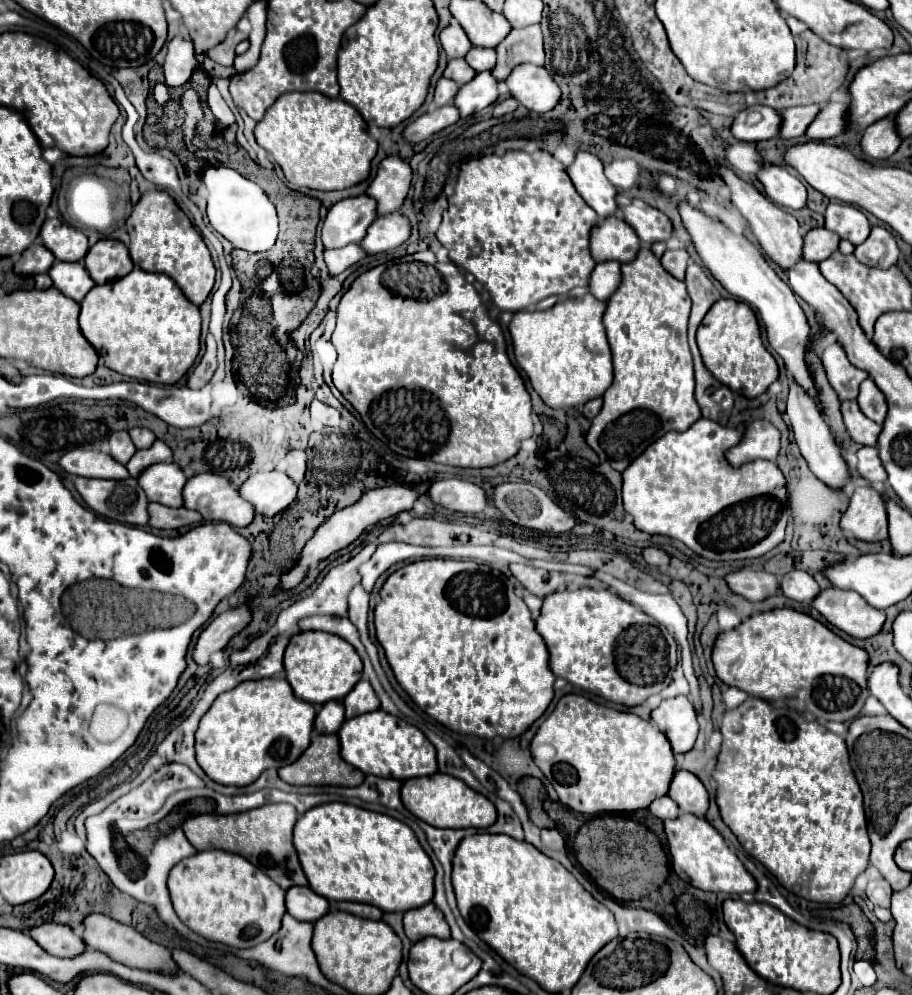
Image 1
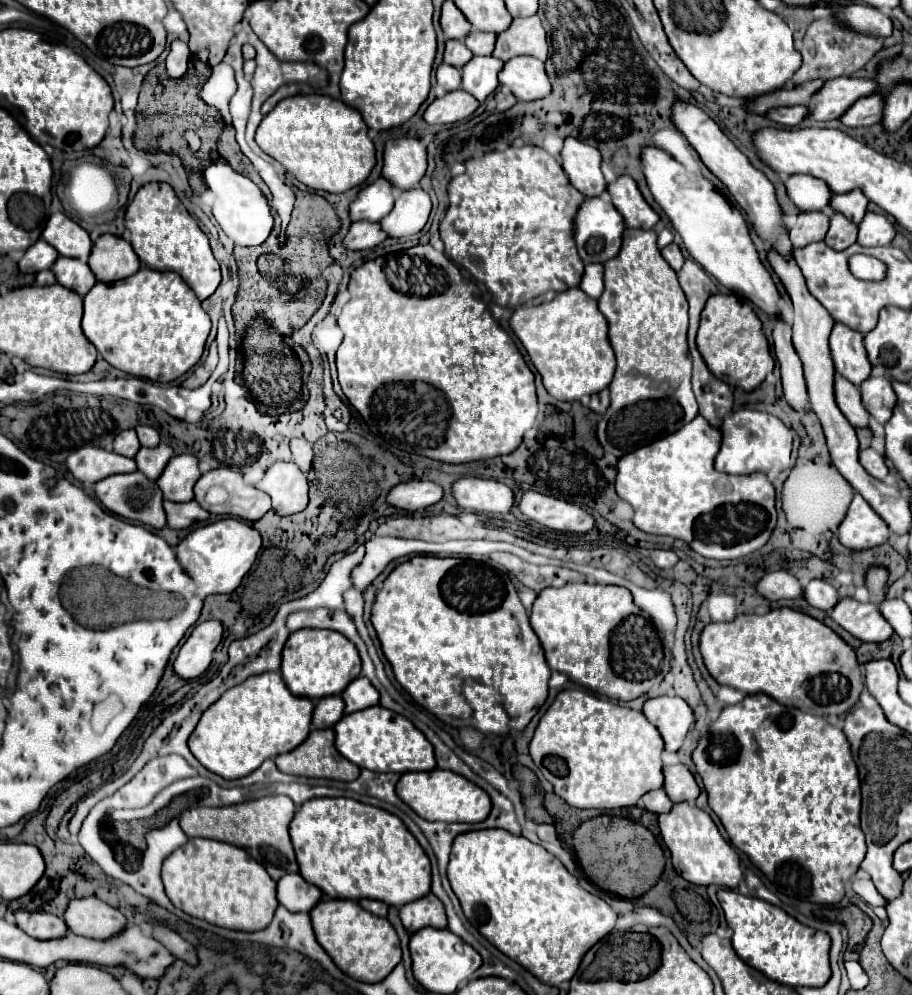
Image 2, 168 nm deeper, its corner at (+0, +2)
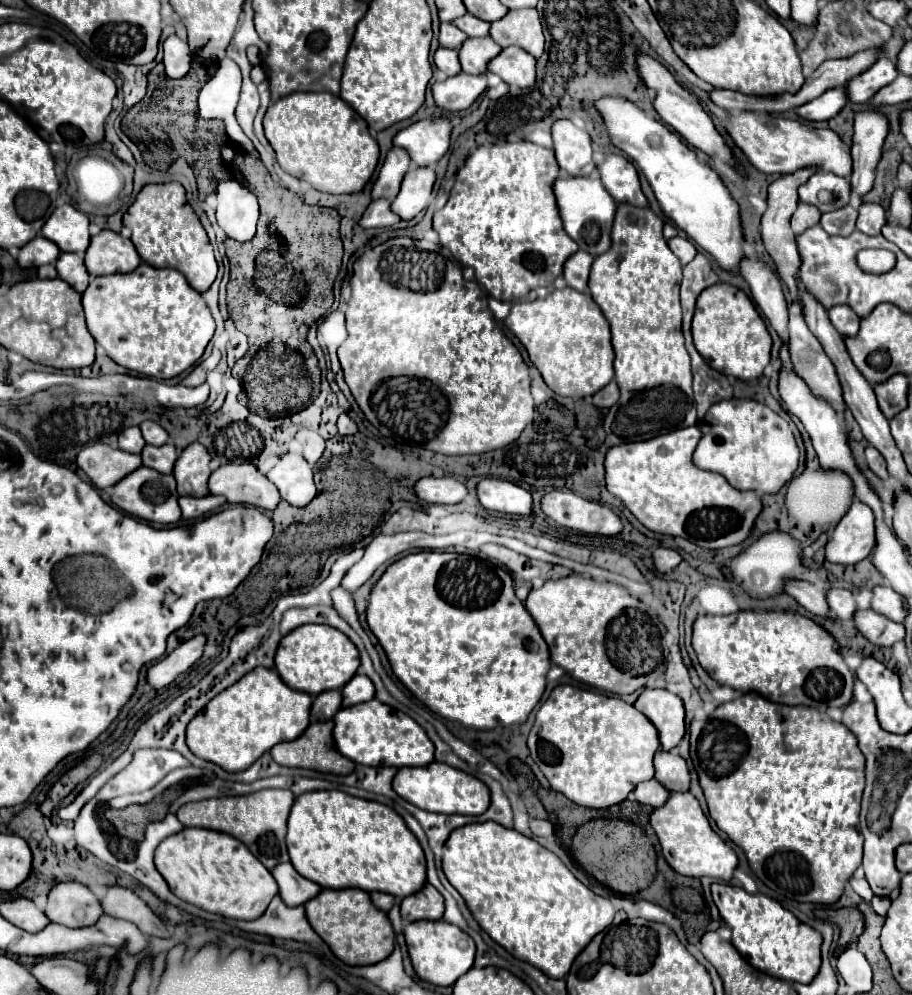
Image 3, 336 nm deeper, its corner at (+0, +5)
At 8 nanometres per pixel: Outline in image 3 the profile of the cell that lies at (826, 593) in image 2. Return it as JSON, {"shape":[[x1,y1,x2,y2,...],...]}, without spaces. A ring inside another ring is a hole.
{"shape":[[831,589,831,591,827,591,827,597,829,597,829,605,833,609,833,615,837,615,841,621,853,621,857,603,855,603,851,591]]}

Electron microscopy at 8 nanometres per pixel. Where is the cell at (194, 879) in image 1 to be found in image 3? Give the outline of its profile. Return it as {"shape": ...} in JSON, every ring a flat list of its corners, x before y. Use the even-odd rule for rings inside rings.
{"shape":[[185,827,179,833,165,837,155,849,155,867,165,877,167,885,179,899,197,905,209,913,219,913,231,919,251,921,261,917,269,901,277,895,277,883,273,875,261,865,261,861,257,861,257,857,253,857,253,853,249,853,249,849,245,849,245,845,241,845,241,841,237,841,235,837,211,829]]}

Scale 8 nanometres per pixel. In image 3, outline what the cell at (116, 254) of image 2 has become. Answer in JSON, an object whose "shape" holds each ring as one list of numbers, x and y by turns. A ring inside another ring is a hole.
{"shape":[[103,229,91,237,91,245,85,253,85,265,91,275,131,273,141,263,131,239,121,237,115,231]]}

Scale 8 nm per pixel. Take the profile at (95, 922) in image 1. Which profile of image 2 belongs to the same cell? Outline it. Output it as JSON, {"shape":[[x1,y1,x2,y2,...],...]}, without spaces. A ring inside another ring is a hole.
{"shape":[[95,896,73,900,65,910,65,918,73,934,93,940,115,938,127,928,127,918,117,908,105,904]]}

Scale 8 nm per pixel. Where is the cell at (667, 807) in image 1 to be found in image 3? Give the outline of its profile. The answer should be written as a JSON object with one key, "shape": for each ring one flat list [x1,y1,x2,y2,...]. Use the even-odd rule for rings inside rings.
{"shape":[[649,779,643,781,635,787,633,791,633,799,651,807,661,807,669,797,669,791,665,791,665,787,657,781,657,779]]}

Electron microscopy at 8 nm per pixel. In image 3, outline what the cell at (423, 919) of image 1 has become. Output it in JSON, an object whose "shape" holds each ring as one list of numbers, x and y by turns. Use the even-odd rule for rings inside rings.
{"shape":[[425,883,421,891,409,895,401,903,401,917,403,923,413,923,415,919,441,919,445,913,443,895,433,889,433,885]]}

